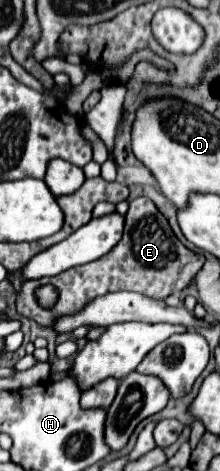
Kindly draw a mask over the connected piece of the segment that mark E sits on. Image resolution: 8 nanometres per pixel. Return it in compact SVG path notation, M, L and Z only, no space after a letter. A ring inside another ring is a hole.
M136 198L130 202L130 208L126 212L122 240L106 256L88 262L84 266L70 268L58 276L22 284L22 292L18 294L16 308L22 316L32 318L42 326L52 326L58 316L74 314L80 308L84 308L84 304L88 304L90 300L104 296L108 292L130 290L130 292L140 292L154 300L166 300L170 294L184 290L194 280L202 264L204 264L204 256L182 246L182 242L174 236L170 224L158 212L154 202L148 198ZM44 284L52 284L58 290L58 300L52 308L42 308L38 304L36 288Z

